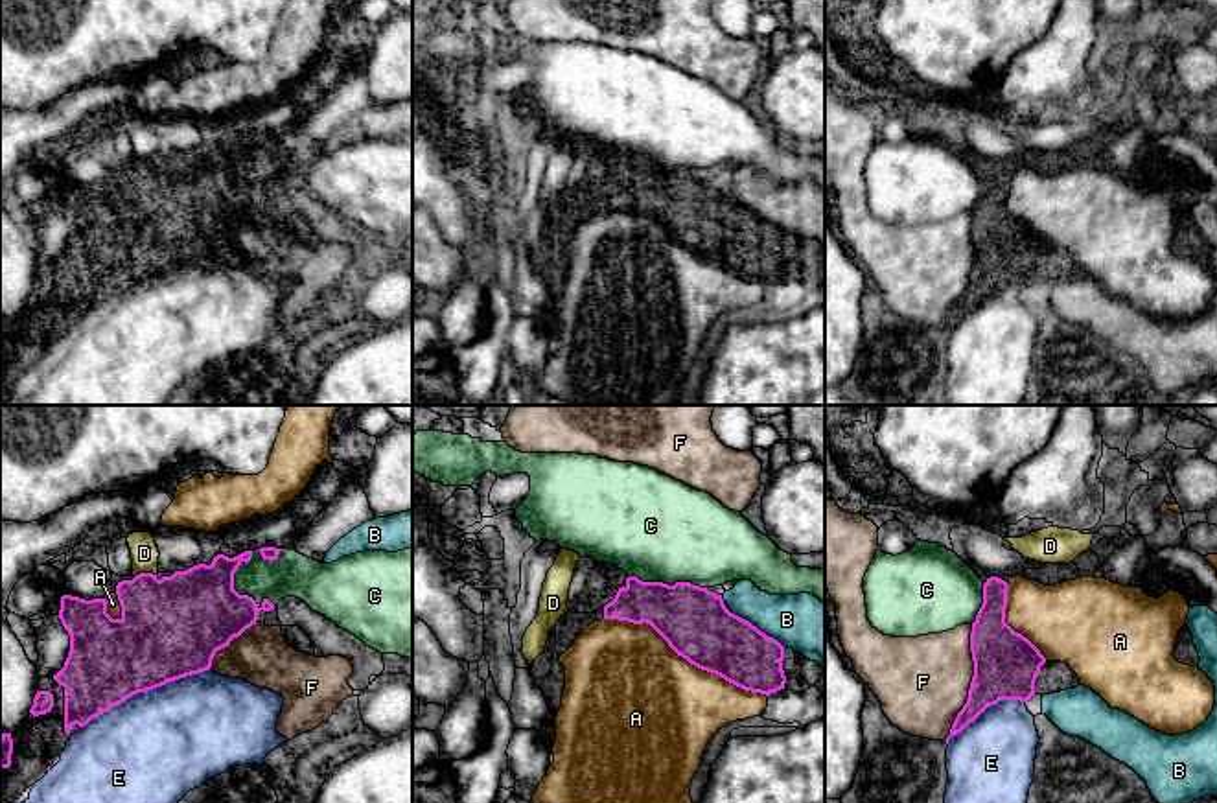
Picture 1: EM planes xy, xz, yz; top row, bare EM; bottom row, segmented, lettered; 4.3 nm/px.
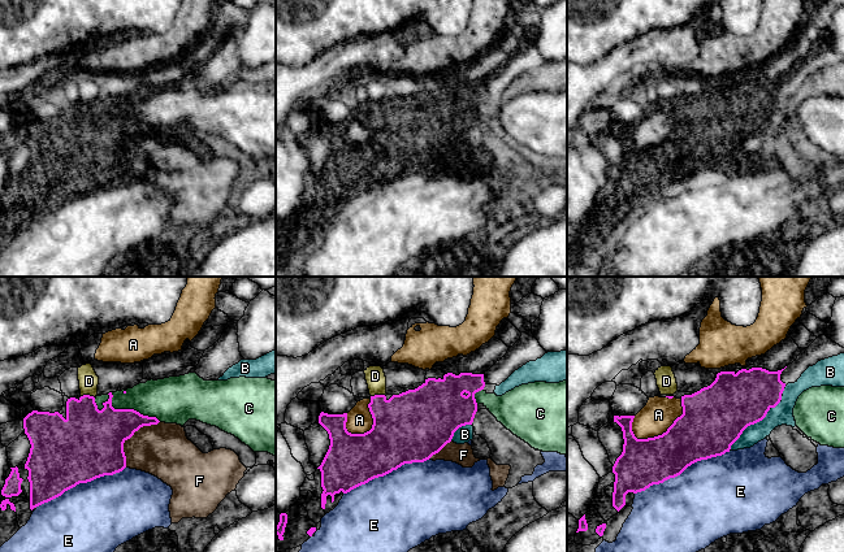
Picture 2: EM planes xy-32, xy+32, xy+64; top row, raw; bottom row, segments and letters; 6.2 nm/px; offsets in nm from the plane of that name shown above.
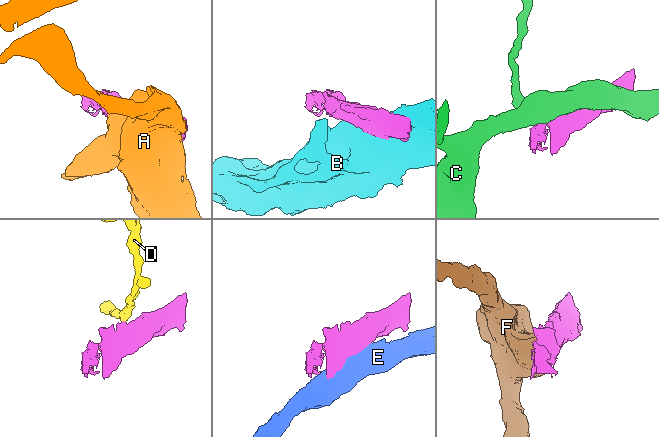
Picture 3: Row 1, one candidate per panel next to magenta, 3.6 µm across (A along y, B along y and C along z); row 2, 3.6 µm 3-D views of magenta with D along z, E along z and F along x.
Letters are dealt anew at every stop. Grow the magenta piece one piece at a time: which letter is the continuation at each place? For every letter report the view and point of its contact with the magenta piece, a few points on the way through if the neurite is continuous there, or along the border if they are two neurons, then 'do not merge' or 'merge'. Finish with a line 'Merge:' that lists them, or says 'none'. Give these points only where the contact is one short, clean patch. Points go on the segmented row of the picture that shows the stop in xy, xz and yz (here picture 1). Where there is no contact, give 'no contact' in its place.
A: contact xz (685, 658); do not merge
B: contact xz (757, 628); do not merge
C: contact xy (234, 590); do not merge
D: contact xy (144, 573); do not merge
E: contact xy (144, 691); do not merge
F: contact yz (971, 684); do not merge
Merge: none

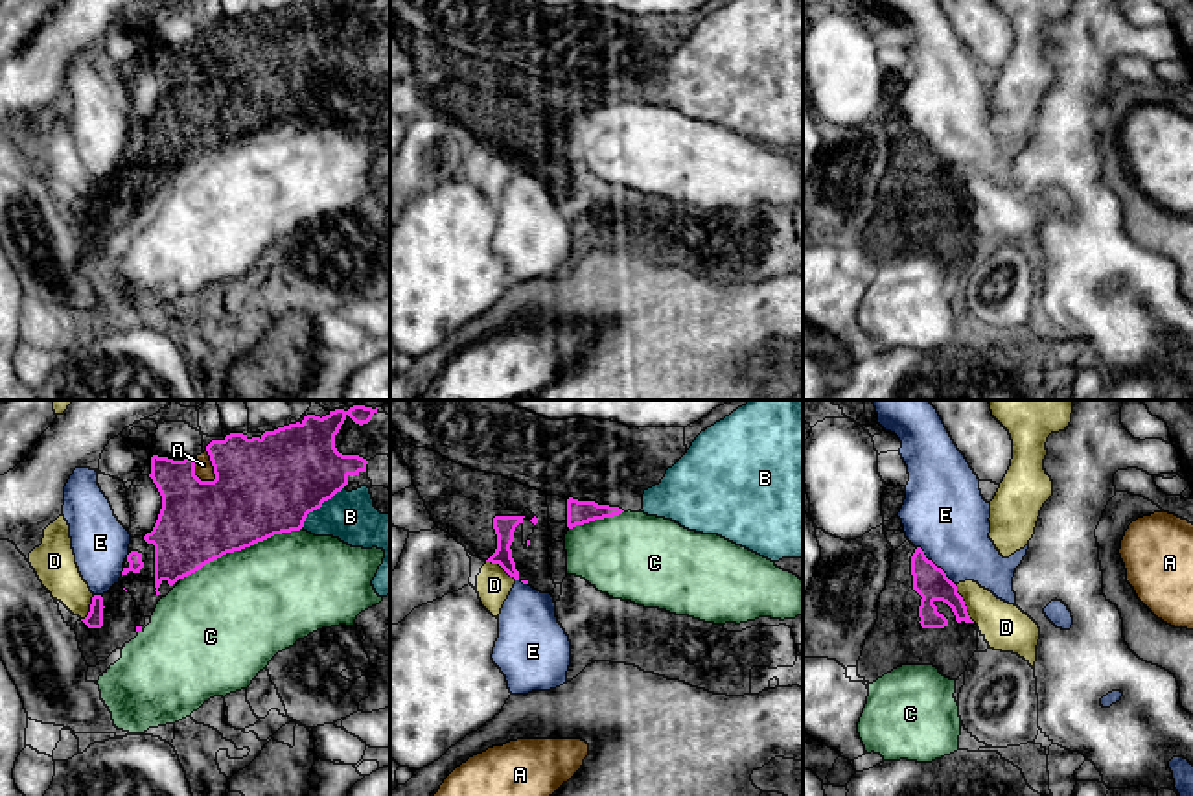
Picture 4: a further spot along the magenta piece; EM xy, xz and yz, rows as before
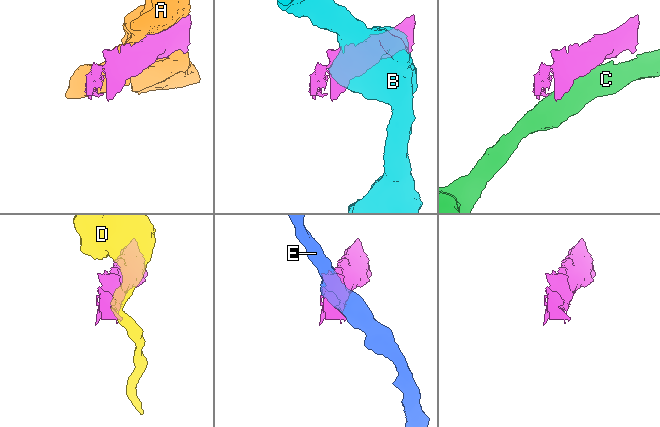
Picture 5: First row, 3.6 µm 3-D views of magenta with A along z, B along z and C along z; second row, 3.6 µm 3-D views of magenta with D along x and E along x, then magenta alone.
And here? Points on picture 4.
A: contact xy (214, 470); do not merge
B: contact xy (319, 507); do not merge
C: contact xy (240, 550); do not merge
D: contact yz (963, 603); border yz (954, 585), (967, 614), (974, 621); do not merge
E: contact yz (934, 564); do not merge
Merge: none

